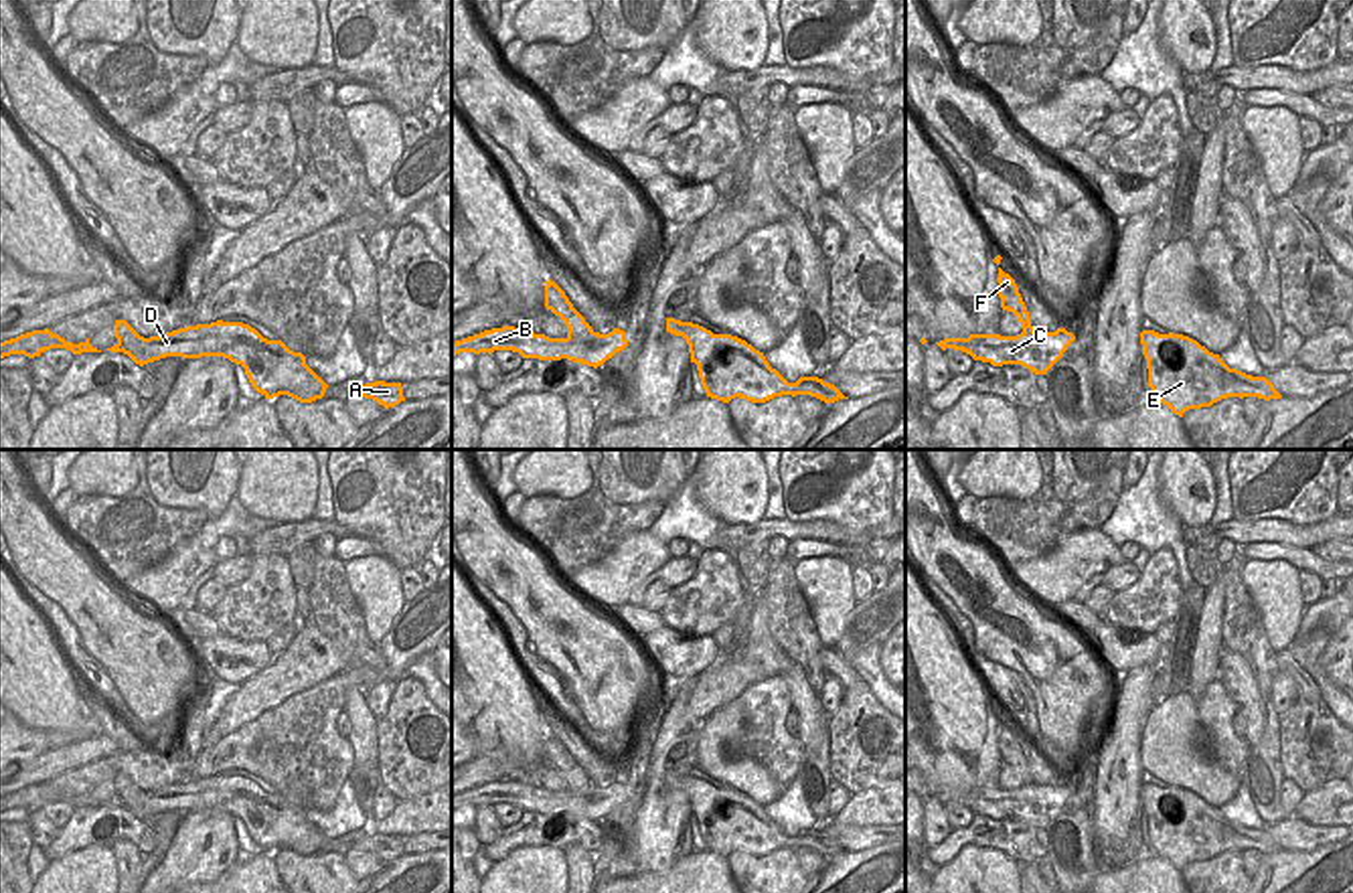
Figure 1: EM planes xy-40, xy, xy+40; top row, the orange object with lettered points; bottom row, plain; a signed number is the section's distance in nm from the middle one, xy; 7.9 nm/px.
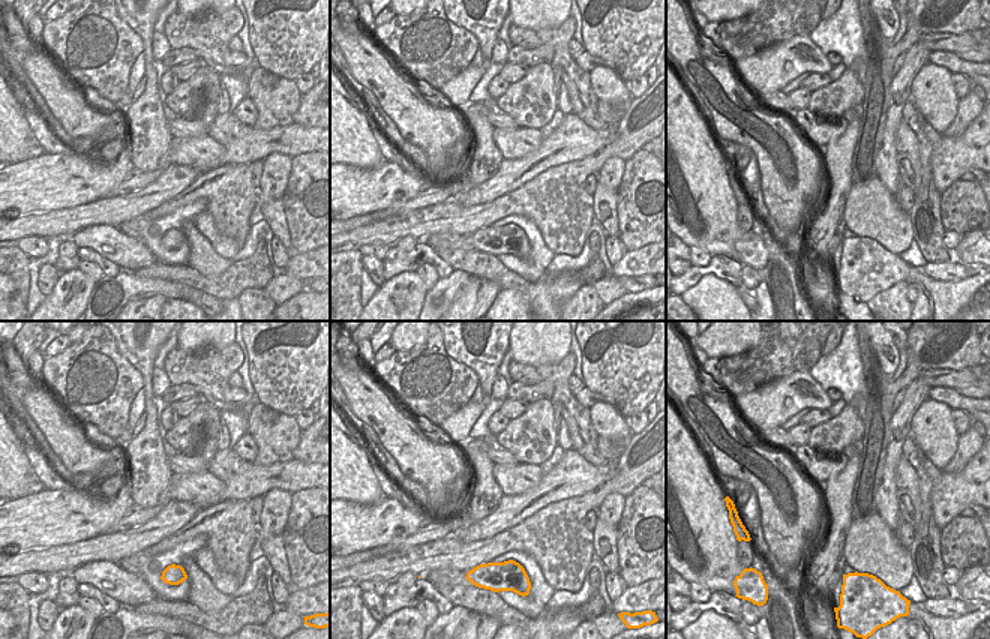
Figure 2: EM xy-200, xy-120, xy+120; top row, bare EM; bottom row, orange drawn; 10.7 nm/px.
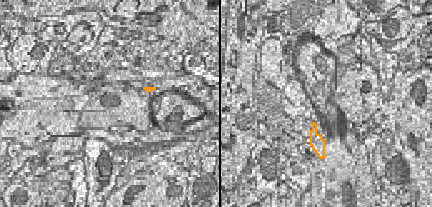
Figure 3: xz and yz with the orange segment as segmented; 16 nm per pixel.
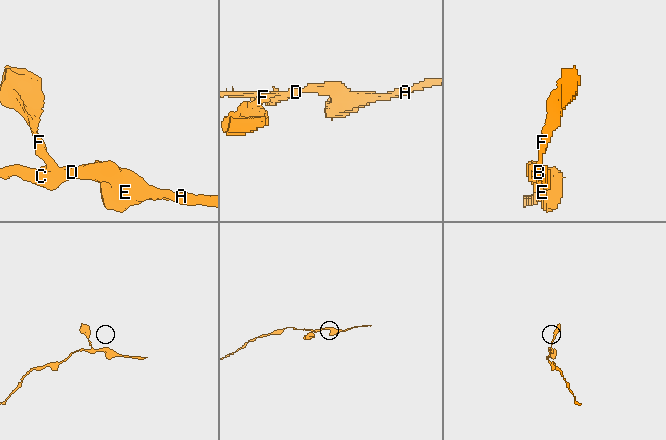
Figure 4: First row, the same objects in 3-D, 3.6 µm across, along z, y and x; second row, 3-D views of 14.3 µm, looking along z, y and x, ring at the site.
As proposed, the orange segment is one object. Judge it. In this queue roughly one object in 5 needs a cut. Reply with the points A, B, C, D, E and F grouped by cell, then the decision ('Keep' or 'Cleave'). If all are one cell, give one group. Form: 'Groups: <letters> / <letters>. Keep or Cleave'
Groups: A B C D E / F. Cleave

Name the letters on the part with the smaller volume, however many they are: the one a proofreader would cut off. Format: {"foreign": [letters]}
{"foreign": ["F"]}

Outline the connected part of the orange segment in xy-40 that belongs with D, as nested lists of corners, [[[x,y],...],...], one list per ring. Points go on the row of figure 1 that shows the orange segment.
[[[115,320],[117,344],[111,352],[128,354],[136,364],[182,356],[223,356],[245,369],[251,387],[265,399],[288,395],[300,403],[322,399],[328,385],[306,364],[302,352],[282,340],[267,340],[243,322],[211,322],[144,338],[126,320]]]

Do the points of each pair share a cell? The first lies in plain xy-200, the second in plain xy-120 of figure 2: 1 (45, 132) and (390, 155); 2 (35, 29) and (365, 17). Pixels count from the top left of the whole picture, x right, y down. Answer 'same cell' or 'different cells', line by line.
1: same cell
2: same cell

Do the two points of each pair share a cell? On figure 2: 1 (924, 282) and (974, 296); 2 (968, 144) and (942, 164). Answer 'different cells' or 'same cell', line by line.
1: same cell
2: same cell

